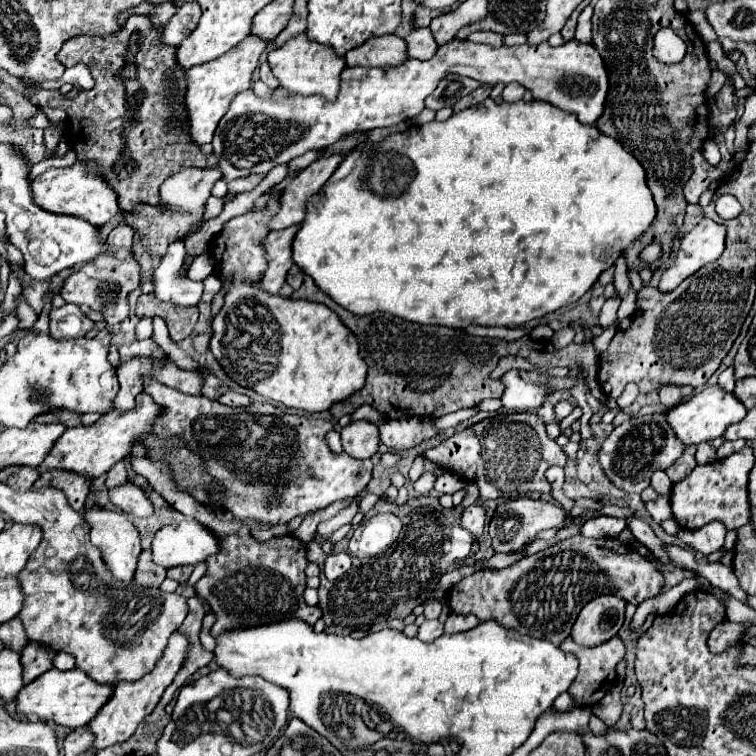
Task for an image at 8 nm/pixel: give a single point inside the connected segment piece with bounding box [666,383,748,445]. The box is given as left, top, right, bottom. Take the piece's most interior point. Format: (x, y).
(706, 416)

